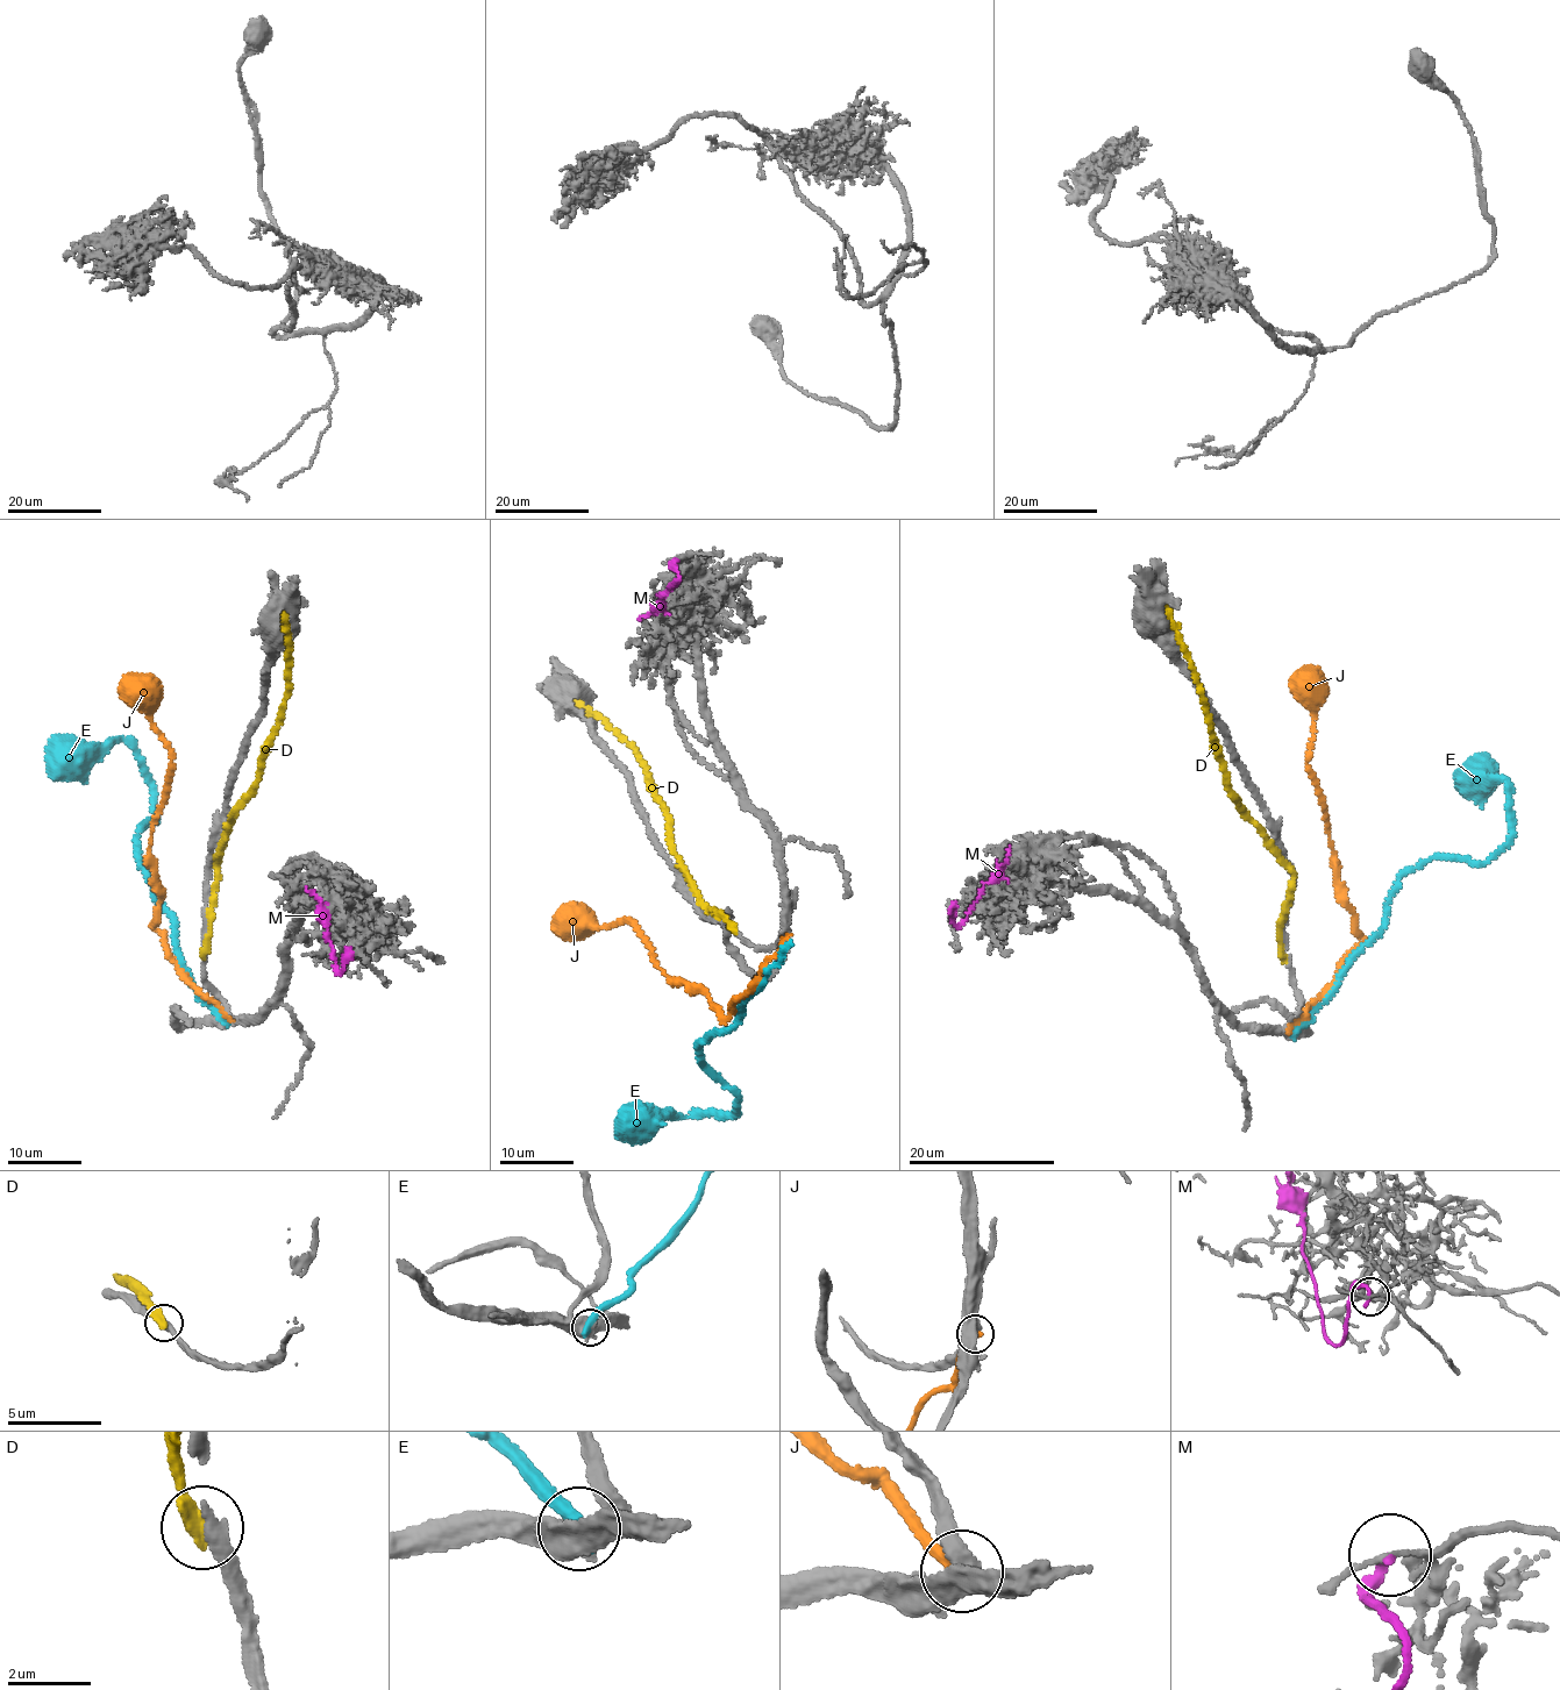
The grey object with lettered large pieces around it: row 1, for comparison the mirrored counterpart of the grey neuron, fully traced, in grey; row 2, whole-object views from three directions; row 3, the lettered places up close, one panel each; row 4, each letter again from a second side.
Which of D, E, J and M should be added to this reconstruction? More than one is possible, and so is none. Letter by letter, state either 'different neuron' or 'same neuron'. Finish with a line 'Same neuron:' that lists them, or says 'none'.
D: different neuron
E: different neuron
J: different neuron
M: different neuron
Same neuron: none

